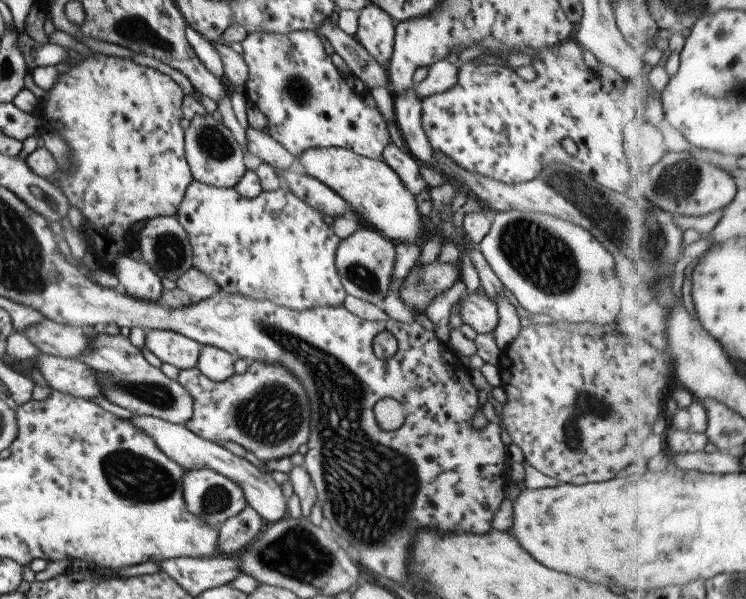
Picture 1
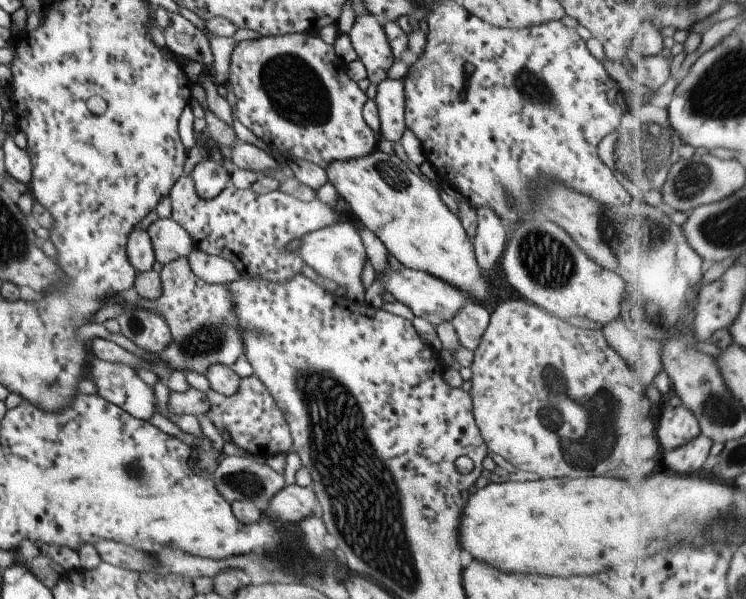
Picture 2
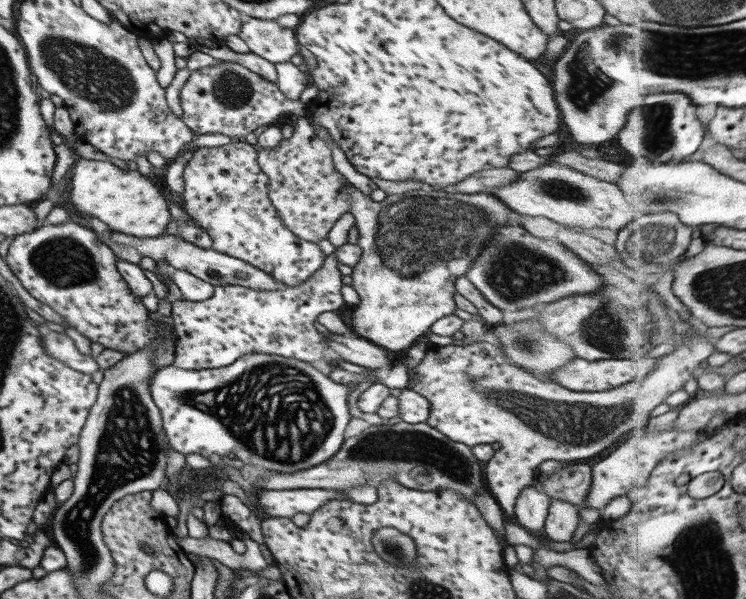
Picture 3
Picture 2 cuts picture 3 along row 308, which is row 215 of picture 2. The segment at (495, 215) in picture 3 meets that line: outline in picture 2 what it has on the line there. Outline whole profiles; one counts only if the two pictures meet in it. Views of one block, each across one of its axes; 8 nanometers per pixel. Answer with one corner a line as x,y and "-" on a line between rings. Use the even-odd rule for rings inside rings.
376,148
373,153
352,160
335,160
325,168
328,180
342,200
350,206
349,212
366,229
371,230
388,249
408,269
430,273
449,285
464,291
469,300
488,300
495,296
490,276
482,273
478,266
473,244
470,242
460,219
452,213
440,198
435,186
427,182
426,176
414,174
410,168
395,155
389,155

